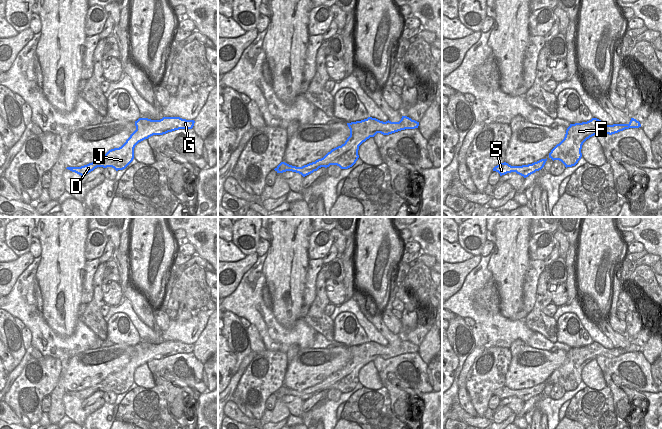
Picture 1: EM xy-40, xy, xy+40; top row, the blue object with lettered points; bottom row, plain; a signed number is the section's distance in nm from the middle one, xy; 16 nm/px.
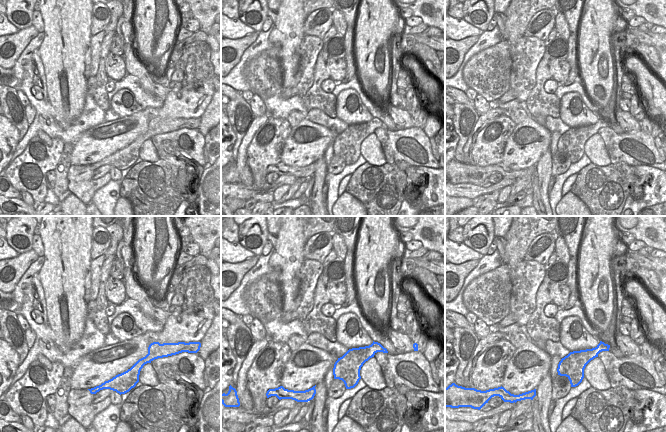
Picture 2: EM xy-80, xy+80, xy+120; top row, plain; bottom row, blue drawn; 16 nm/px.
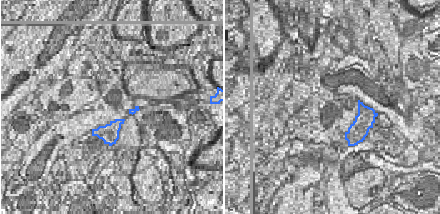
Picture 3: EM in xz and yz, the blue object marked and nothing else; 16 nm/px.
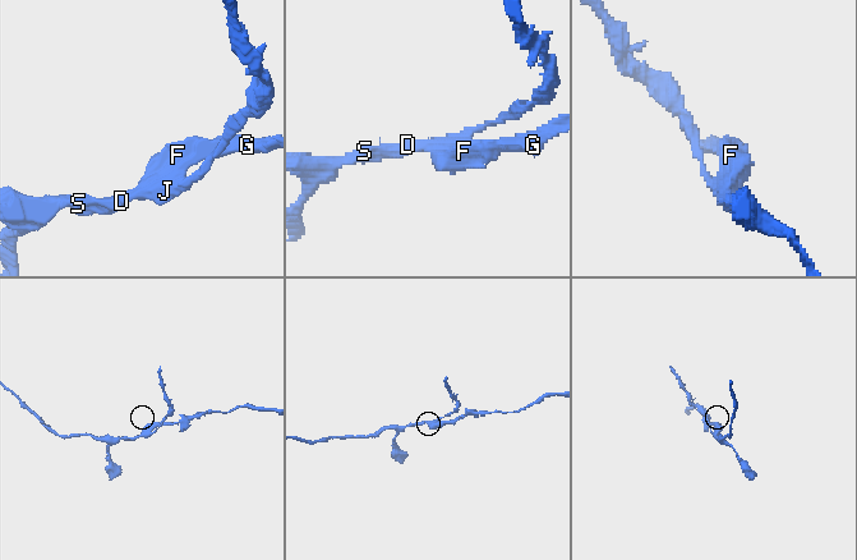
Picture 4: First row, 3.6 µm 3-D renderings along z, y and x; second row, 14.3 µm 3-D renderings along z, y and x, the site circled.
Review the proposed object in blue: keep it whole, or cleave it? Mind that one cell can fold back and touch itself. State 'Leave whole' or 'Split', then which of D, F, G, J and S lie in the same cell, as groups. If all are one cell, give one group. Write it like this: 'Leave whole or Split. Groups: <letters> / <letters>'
Split. Groups: D F G S / J

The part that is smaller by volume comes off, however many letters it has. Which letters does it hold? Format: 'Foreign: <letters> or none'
Foreign: J

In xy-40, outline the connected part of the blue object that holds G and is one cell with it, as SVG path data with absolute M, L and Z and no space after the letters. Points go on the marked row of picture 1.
M163 117L160 120L151 120L148 118L139 118L135 121L136 130L130 135L126 142L119 147L116 152L113 149L109 150L99 160L89 163L81 167L67 167L66 169L75 172L81 176L88 174L97 167L104 167L107 164L107 160L115 156L120 156L126 151L132 152L134 155L135 146L153 135L163 135L168 132L172 132L179 129L192 129L194 126L194 120L186 120L180 117Z

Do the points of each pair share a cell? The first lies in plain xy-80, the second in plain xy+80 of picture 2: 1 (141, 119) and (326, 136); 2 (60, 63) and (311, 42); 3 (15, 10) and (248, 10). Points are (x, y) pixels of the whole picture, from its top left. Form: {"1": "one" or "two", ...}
{"1": "one", "2": "two", "3": "one"}

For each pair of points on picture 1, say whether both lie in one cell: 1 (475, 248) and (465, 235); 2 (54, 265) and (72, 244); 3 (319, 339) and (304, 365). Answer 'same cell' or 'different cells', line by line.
1: same cell
2: same cell
3: different cells

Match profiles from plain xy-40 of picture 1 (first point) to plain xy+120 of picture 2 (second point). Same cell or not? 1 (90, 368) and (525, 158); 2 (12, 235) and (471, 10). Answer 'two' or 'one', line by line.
1: one
2: one

